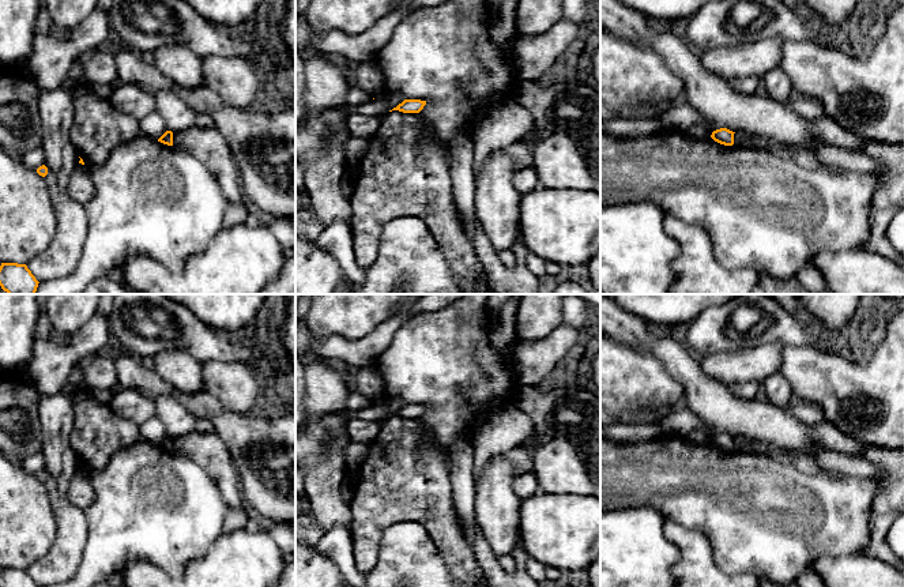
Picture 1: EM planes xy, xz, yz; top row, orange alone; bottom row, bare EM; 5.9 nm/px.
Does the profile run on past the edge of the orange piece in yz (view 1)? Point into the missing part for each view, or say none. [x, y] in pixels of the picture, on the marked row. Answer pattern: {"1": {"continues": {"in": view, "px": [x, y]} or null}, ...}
{"1": {"continues": null}}

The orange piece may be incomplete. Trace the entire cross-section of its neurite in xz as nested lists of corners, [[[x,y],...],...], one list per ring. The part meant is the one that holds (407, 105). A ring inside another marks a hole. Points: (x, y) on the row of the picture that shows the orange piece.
[[[404,99],[402,104],[399,104],[392,110],[399,110],[403,113],[419,113],[423,106],[426,105],[426,101],[421,99]]]

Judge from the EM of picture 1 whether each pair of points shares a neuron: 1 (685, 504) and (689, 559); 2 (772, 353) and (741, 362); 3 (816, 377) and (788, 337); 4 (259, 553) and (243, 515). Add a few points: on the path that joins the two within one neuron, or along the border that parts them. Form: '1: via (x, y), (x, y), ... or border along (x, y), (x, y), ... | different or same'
1: border along (665, 518), (699, 529), (712, 548) | different
2: via (764, 360), (749, 362) | same
3: border along (786, 345), (813, 345), (816, 347) | different
4: border along (244, 527), (223, 533) | different

